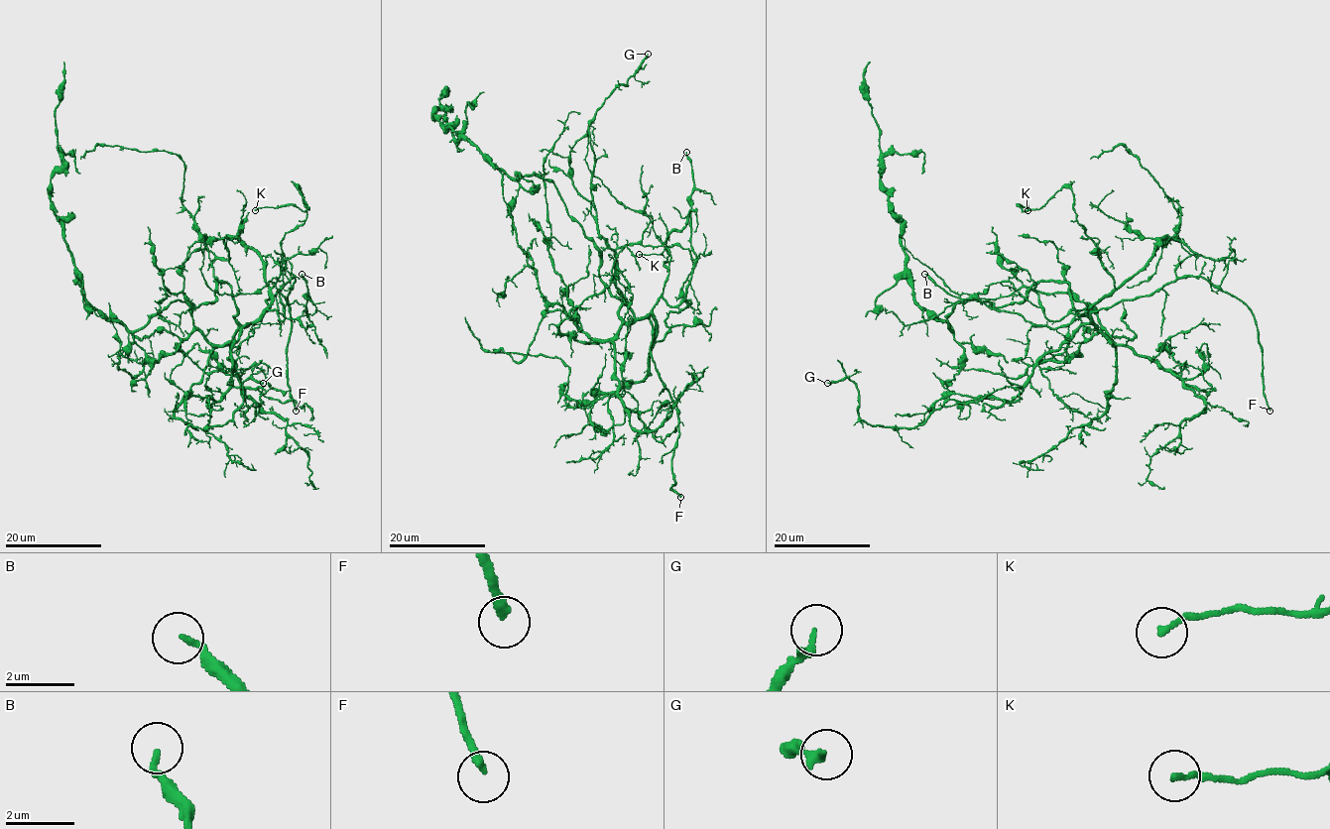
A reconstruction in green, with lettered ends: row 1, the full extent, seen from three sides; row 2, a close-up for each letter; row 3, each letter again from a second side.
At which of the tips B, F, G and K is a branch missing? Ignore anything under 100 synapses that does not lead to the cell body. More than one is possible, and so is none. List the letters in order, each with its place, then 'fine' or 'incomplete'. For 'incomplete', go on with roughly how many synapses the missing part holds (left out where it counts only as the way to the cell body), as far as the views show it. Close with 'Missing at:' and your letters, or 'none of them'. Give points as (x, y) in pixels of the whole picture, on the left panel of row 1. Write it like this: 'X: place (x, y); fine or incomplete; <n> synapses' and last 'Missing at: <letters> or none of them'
B: place (302, 274); fine
F: place (296, 411); incomplete
G: place (263, 383); fine
K: place (255, 210); fine
Missing at: F

